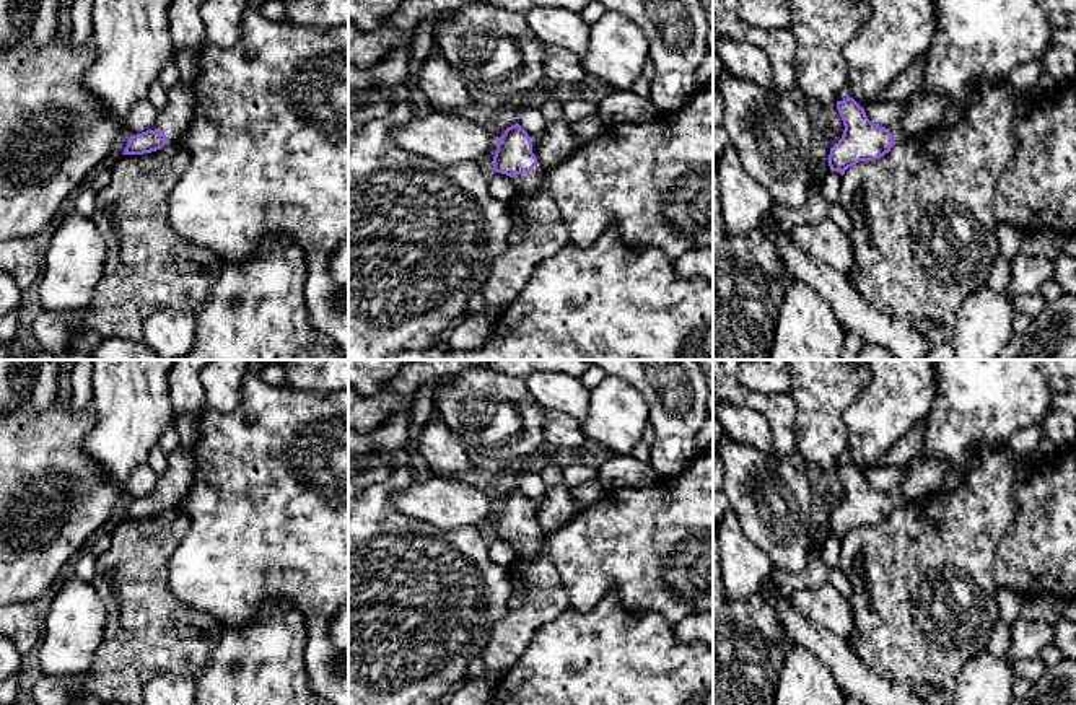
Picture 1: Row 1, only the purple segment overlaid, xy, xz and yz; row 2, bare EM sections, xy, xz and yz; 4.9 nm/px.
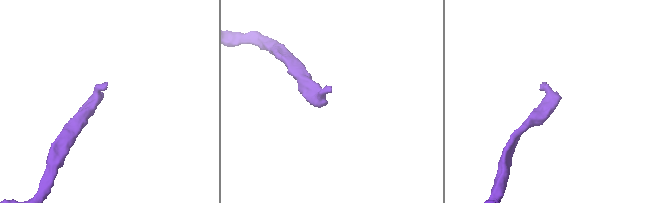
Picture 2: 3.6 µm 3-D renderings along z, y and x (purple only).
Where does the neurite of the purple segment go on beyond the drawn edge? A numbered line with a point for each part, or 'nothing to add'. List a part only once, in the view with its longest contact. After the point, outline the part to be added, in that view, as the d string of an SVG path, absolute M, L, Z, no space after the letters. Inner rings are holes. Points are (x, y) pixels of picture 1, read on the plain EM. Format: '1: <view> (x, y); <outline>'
1: xz (528, 549); M536 529L529 537L518 539L513 542L518 563L529 563L536 560L547 547L547 532Z

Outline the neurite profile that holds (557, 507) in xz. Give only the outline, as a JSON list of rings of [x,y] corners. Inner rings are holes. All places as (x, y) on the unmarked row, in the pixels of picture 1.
[[[560,482],[547,488],[540,505],[532,508],[532,518],[537,523],[537,529],[549,534],[571,521],[578,511],[580,508],[570,488]]]

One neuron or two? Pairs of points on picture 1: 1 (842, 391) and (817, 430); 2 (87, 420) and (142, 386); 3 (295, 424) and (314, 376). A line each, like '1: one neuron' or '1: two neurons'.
1: one neuron
2: two neurons
3: two neurons

